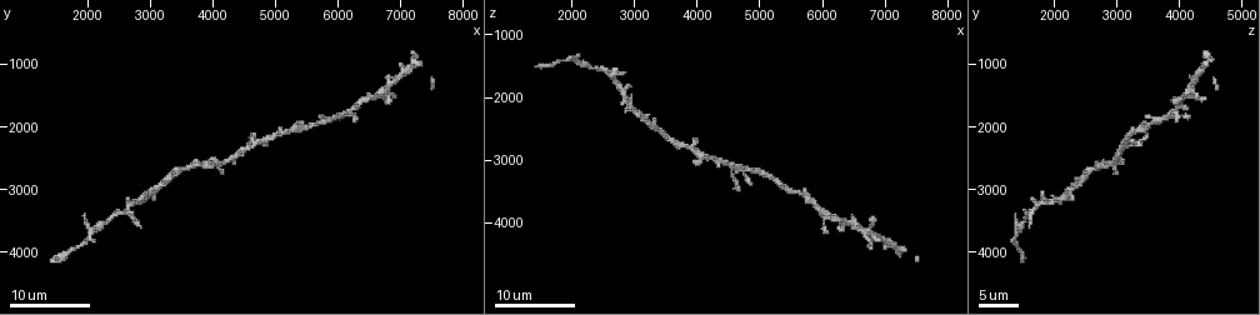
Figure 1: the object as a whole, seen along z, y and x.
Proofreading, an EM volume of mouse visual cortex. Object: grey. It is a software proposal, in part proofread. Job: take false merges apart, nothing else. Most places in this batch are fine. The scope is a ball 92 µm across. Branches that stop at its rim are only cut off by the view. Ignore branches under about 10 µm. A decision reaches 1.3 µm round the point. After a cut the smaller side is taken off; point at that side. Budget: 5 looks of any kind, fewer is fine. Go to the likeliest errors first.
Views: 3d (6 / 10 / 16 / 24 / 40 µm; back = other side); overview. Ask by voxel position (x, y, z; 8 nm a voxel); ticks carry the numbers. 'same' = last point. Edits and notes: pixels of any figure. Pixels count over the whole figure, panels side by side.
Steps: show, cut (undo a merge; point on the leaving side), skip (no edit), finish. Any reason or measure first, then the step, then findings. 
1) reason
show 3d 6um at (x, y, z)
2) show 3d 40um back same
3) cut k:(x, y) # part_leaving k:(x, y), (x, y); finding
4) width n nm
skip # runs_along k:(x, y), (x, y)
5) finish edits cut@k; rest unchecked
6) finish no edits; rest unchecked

three arms meet
show 3d 16um at (3000, 3050, 2200)

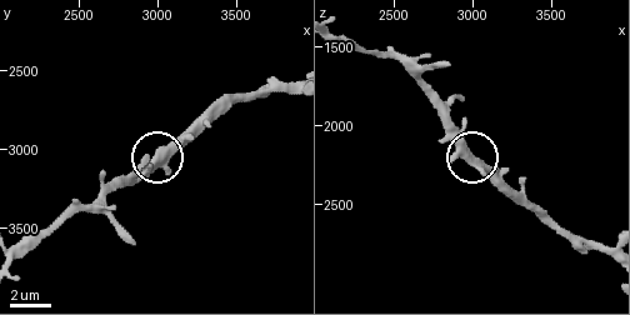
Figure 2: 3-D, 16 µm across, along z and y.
show 3d 10um at (3020, 3080, 2220)

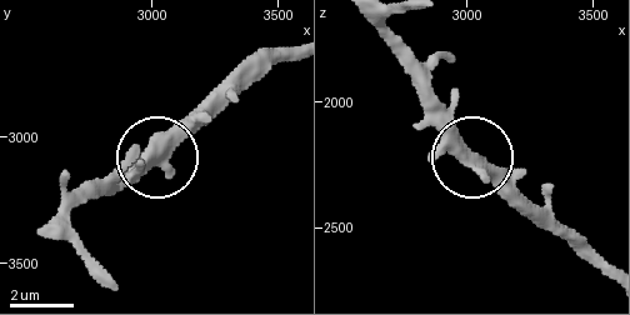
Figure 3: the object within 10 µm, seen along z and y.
arms 3
skip # all the same neuron

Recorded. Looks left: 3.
show 3d 16um at (4450, 2450, 3050)

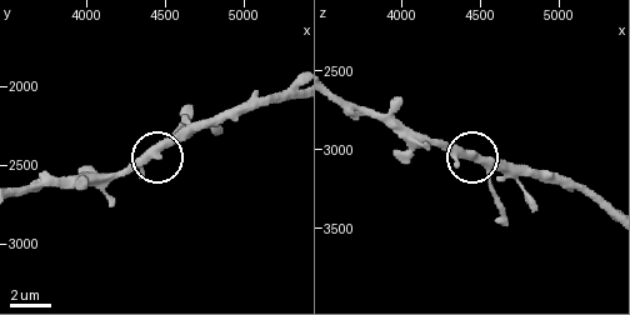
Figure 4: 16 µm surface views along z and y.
show 3d 6um at (4440, 2420, 3060)

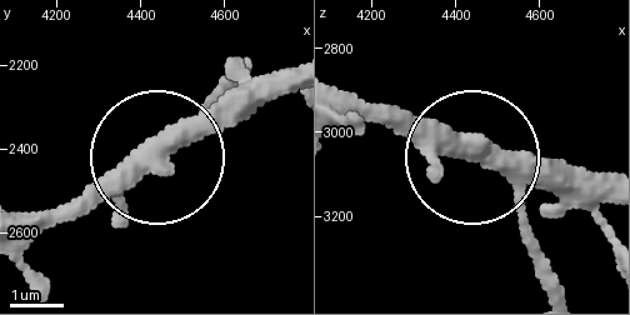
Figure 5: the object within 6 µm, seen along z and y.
skip # runs_along 5:(465, 150), (411, 146), (375, 114); all the same neuron

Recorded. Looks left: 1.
finish no edits; rest unchecked

